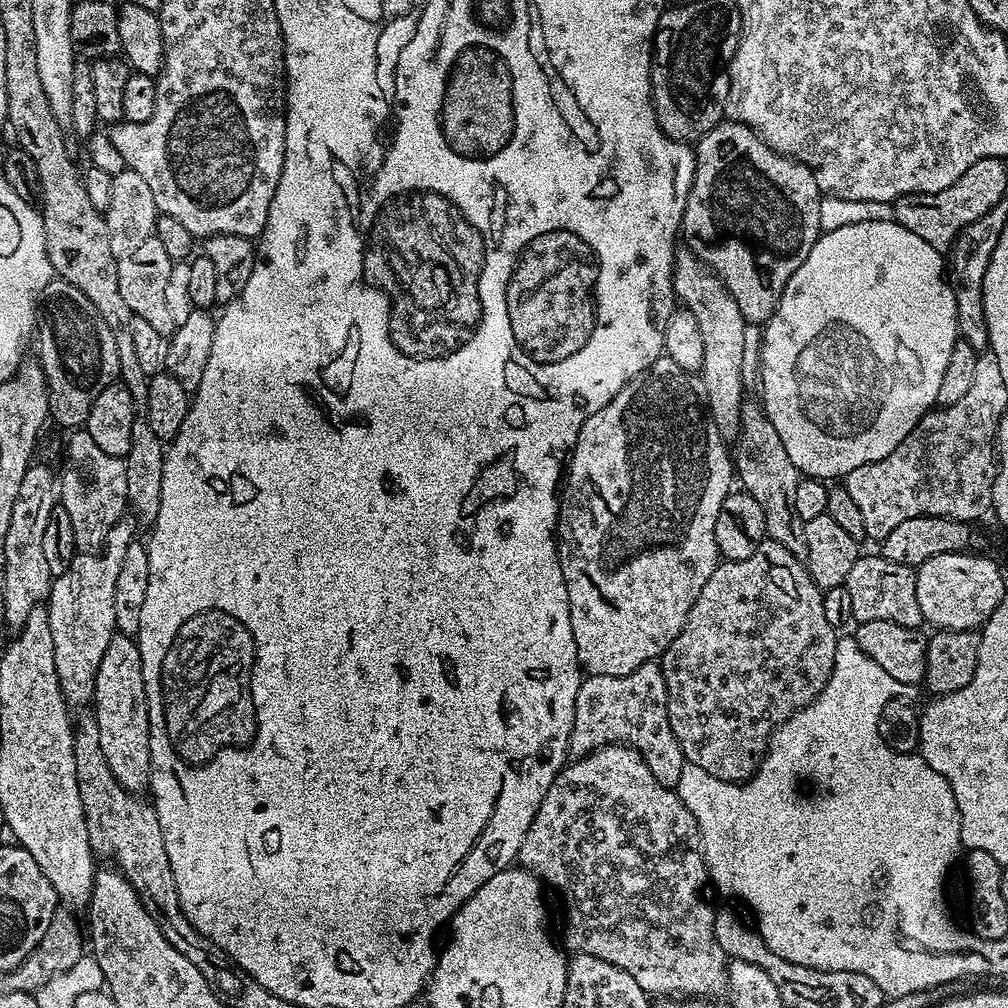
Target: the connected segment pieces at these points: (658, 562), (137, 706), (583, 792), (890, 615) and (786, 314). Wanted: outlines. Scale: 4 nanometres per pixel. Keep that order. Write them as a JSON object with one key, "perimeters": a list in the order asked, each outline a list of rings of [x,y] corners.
{"perimeters":[[[[661,354],[646,371],[626,384],[611,402],[602,406],[598,414],[586,418],[566,464],[566,479],[558,496],[556,517],[556,539],[566,582],[570,626],[574,630],[574,646],[578,650],[580,666],[585,673],[593,676],[630,674],[638,670],[638,666],[663,656],[670,642],[678,638],[698,594],[702,594],[702,586],[706,586],[710,574],[714,574],[721,559],[714,538],[714,522],[718,522],[718,510],[722,510],[722,502],[727,498],[733,484],[734,460],[730,455],[729,445],[718,434],[718,426],[714,426],[712,416],[708,413],[704,381],[697,373],[682,370],[682,366],[678,366],[678,362],[674,362],[669,356]]],[[[114,634],[110,638],[106,654],[102,654],[102,662],[98,662],[91,703],[96,704],[94,715],[98,722],[98,739],[102,742],[102,754],[106,754],[110,774],[118,778],[127,792],[147,793],[152,783],[150,714],[146,682],[142,678],[142,654],[133,637]]],[[[607,744],[588,756],[582,756],[565,763],[564,769],[554,778],[550,790],[546,790],[546,798],[542,798],[542,806],[538,806],[538,814],[534,814],[534,822],[530,830],[526,830],[526,838],[522,838],[519,863],[529,872],[540,877],[549,889],[560,895],[564,903],[564,944],[569,953],[594,954],[594,958],[602,958],[610,962],[638,982],[642,990],[652,998],[713,998],[723,997],[728,991],[728,961],[730,957],[718,946],[718,938],[714,934],[716,912],[708,905],[704,897],[704,883],[709,883],[708,867],[704,861],[704,849],[700,843],[700,827],[686,810],[686,806],[676,797],[673,789],[662,786],[658,778],[646,766],[642,754],[627,744]]],[[[864,554],[854,562],[844,585],[846,590],[850,590],[853,621],[898,622],[898,626],[907,628],[920,628],[925,623],[922,606],[918,606],[916,574],[909,565],[890,562],[879,554]]],[[[895,219],[879,220],[878,222],[858,222],[854,226],[842,226],[842,230],[834,230],[826,232],[817,240],[816,245],[810,250],[810,254],[806,258],[806,262],[802,262],[802,266],[798,266],[798,270],[794,270],[794,274],[790,278],[790,282],[786,282],[786,286],[780,295],[778,306],[774,310],[774,314],[763,325],[764,341],[760,344],[760,392],[764,413],[770,418],[770,422],[774,422],[774,430],[778,430],[778,438],[782,438],[782,446],[786,446],[786,454],[790,454],[790,462],[794,462],[794,466],[805,477],[832,482],[837,478],[843,478],[850,474],[850,470],[858,470],[858,466],[866,466],[870,462],[878,462],[890,454],[890,450],[894,450],[898,446],[898,442],[902,442],[902,438],[906,438],[906,434],[910,434],[910,430],[914,430],[916,423],[928,413],[928,411],[936,404],[938,398],[938,386],[942,382],[942,373],[946,371],[946,365],[950,362],[950,350],[954,350],[958,333],[956,330],[956,299],[952,293],[952,286],[946,279],[946,260],[942,255],[941,249],[930,246],[930,242],[918,238],[918,234],[914,234],[910,230],[906,230],[906,226],[897,224]]]]}

